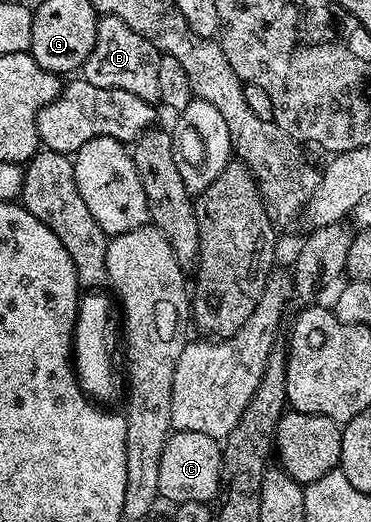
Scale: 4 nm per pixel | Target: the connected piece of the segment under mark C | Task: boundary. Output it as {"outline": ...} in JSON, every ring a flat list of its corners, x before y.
{"outline":[[182,432,169,434,159,459,158,487,160,497,172,505,182,502,211,502,218,494,221,475,221,442,201,432]]}

